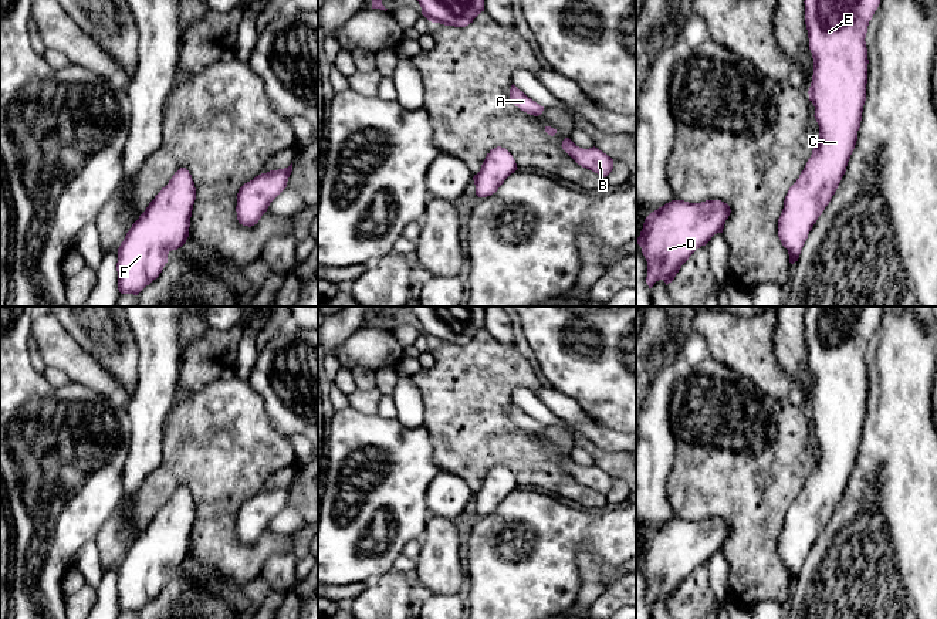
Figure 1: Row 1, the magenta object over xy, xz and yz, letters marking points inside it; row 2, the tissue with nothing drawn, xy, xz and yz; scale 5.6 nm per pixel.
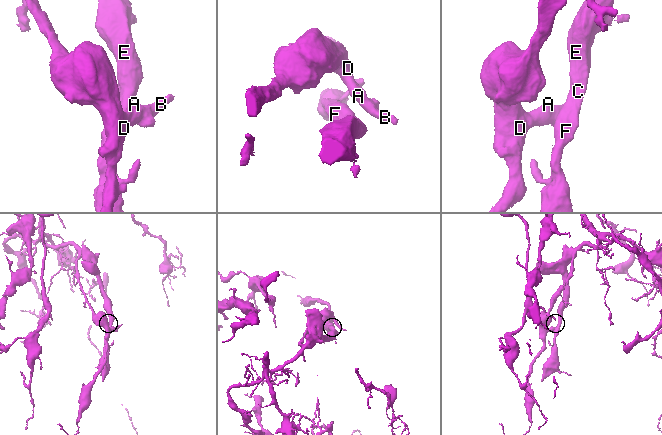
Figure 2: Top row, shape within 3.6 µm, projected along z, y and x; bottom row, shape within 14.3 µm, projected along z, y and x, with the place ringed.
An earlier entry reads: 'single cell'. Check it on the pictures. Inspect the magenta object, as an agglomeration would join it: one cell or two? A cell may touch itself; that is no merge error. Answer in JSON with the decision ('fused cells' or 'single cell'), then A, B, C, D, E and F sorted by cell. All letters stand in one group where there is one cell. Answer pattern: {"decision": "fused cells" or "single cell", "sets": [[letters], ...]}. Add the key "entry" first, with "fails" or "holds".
{"entry": "holds", "decision": "single cell", "sets": [["A", "B", "C", "D", "E", "F"]]}

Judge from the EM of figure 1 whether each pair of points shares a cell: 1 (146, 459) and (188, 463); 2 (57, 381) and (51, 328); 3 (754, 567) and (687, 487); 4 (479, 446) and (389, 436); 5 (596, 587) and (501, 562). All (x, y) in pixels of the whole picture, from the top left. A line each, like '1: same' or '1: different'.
1: different
2: different
3: same
4: different
5: different

